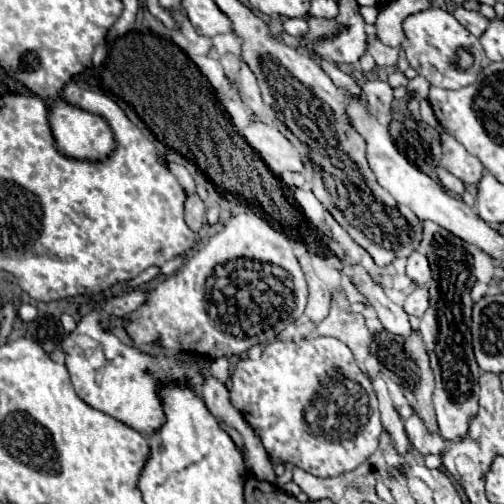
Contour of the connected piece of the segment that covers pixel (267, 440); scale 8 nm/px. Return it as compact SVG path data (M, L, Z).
M318 336L312 340L276 340L264 346L258 360L240 358L230 382L230 402L260 436L270 458L290 462L318 478L332 478L358 468L378 448L382 422L372 382L358 368L350 348L336 338Z

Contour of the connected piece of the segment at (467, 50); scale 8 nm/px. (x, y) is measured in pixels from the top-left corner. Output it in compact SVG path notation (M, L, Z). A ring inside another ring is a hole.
M428 8L408 16L404 20L404 34L410 40L410 48L406 50L410 66L418 74L422 74L432 86L450 88L450 90L468 86L478 78L480 70L484 70L490 64L480 46L480 40L472 36L464 26L460 26L460 22L456 22L456 18L442 8ZM464 54L468 54L470 58L468 64L462 64L466 62L462 60Z

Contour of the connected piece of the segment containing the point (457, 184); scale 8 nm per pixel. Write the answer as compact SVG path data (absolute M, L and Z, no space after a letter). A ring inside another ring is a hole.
M438 166L438 180L440 180L440 184L442 184L442 188L444 190L456 190L456 192L464 192L464 184L456 178L456 176L452 176L446 168L442 168L442 166Z

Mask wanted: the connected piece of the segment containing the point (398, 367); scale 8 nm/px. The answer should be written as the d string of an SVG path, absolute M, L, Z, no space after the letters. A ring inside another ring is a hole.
M382 330L382 332L374 334L374 342L370 344L370 352L380 360L382 372L384 372L386 376L390 376L396 384L402 386L402 390L404 390L404 394L408 396L408 400L410 400L414 412L426 422L428 430L438 432L432 401L434 374L432 368L430 368L428 352L426 352L426 346L424 346L420 334L418 334L416 330L412 330L410 336L396 336L396 334L390 334L388 330Z

